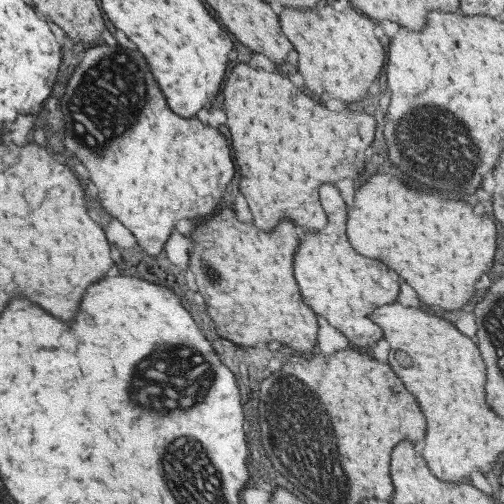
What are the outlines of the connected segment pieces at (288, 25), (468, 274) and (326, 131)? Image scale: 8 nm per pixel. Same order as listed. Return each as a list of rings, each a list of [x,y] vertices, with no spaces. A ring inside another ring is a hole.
[[[332,6],[318,10],[288,10],[282,8],[280,24],[288,40],[294,44],[300,56],[300,74],[306,78],[306,86],[316,94],[330,96],[340,102],[356,102],[366,96],[372,84],[384,69],[384,46],[374,34],[374,22],[358,12],[336,12]],[[342,24],[342,42],[340,42]]]
[[[374,174],[354,198],[354,206],[348,208],[347,238],[354,250],[362,256],[382,260],[404,278],[426,306],[442,310],[460,310],[474,296],[474,284],[492,268],[496,254],[496,228],[494,222],[472,222],[474,212],[466,202],[444,200],[440,196],[410,190],[390,174]]]
[[[246,64],[236,66],[228,76],[228,82],[224,86],[224,112],[228,116],[234,158],[238,168],[242,170],[240,190],[250,204],[256,228],[260,228],[262,232],[274,230],[284,218],[302,226],[304,231],[322,230],[327,222],[318,198],[320,186],[326,182],[336,184],[344,178],[356,180],[360,170],[364,170],[364,150],[372,148],[370,144],[374,144],[372,140],[376,136],[376,120],[370,113],[358,114],[350,110],[332,112],[298,90],[290,82],[290,78],[266,70],[256,70]]]

